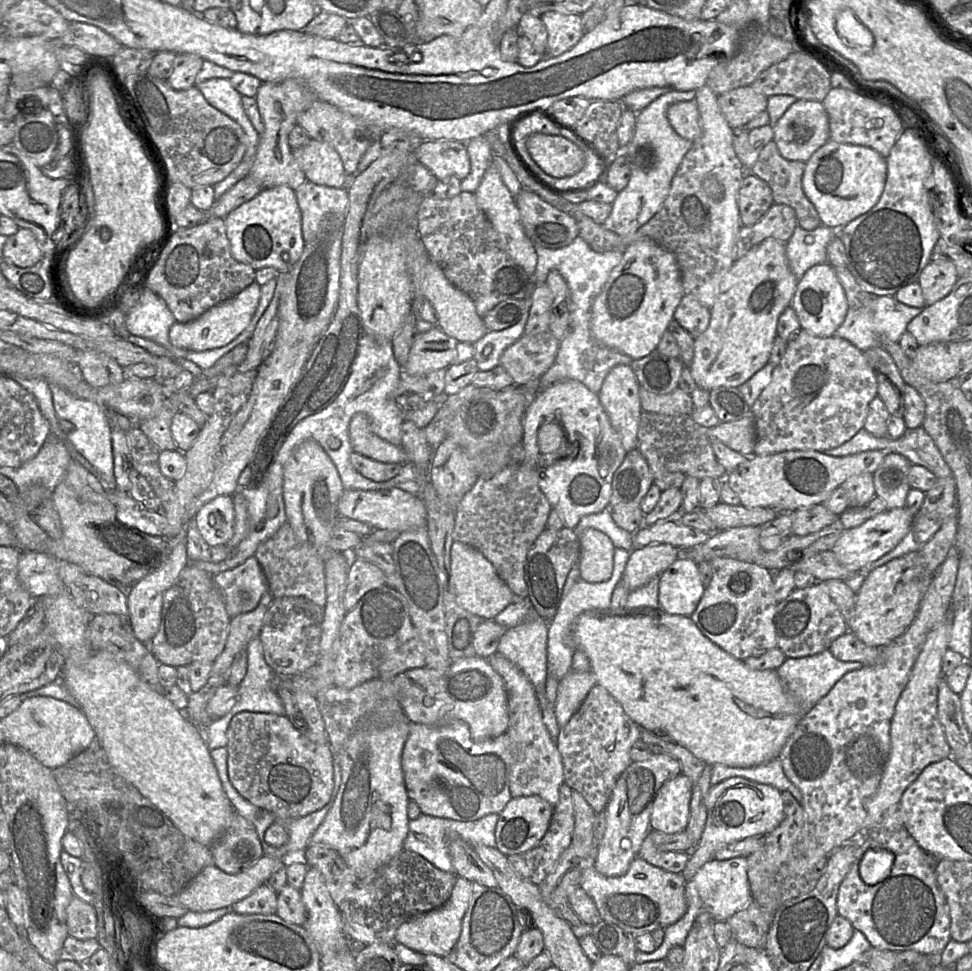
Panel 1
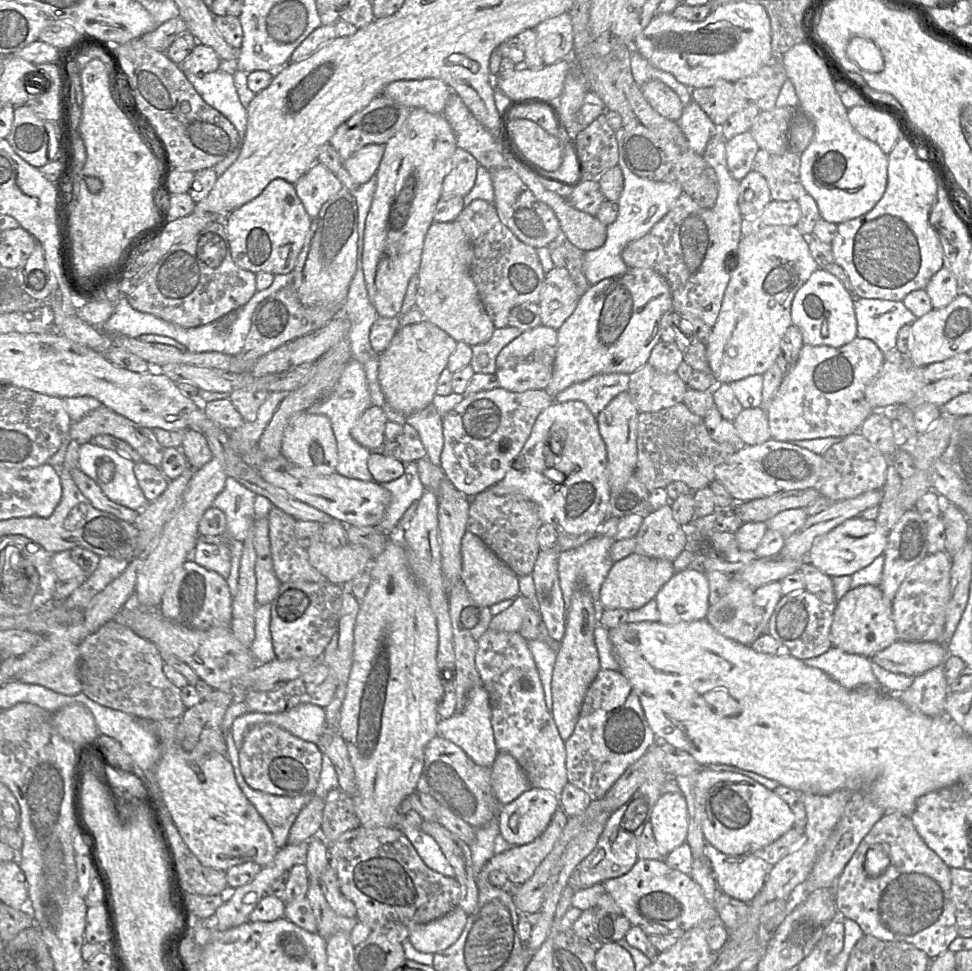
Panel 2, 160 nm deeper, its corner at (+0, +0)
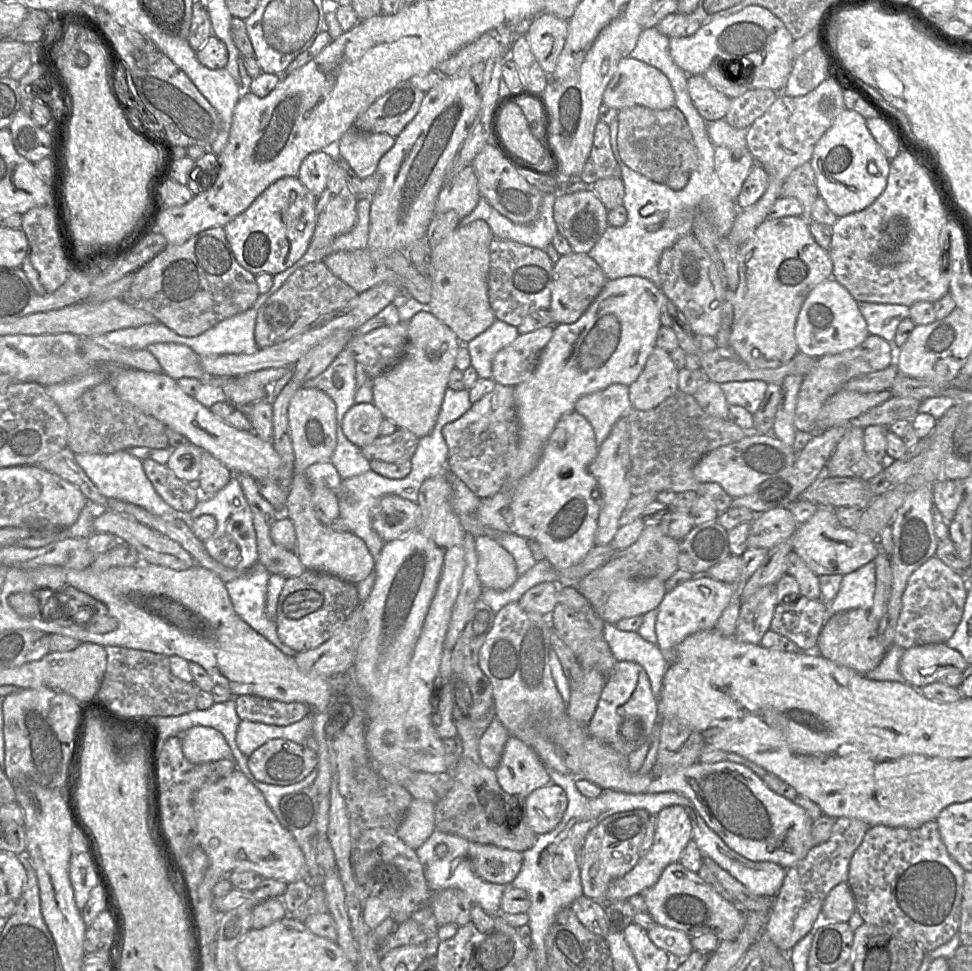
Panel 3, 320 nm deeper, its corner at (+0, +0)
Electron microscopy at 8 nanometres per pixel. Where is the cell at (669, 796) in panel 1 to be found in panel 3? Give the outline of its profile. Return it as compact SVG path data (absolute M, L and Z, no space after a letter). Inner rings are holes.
M680 805L663 808L656 814L656 829L649 852L640 858L638 863L628 873L609 884L603 904L627 900L631 896L641 894L655 885L668 865L679 863L682 852L691 840L692 824L685 809Z

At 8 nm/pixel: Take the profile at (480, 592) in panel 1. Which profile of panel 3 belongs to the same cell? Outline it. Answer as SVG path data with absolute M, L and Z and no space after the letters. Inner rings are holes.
M482 535L475 538L478 557L477 573L483 587L506 590L518 579L514 557L494 538Z

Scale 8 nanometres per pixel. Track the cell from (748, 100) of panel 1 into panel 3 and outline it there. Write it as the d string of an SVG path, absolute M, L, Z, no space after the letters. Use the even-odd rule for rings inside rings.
M688 75L688 92L706 122L725 118L731 98L713 87L703 75Z

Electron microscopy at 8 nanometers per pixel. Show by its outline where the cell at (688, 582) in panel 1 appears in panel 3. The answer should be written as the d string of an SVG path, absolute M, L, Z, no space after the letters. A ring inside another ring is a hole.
M747 548L741 555L742 572L736 582L726 583L715 580L708 575L697 575L665 594L657 608L655 631L657 646L668 664L676 660L677 646L686 637L715 628L724 609L739 594L742 585L759 568L767 553L768 550L764 548Z

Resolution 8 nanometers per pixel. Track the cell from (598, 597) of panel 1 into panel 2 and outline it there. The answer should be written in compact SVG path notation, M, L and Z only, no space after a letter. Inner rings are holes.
M596 534L583 545L560 552L558 558L558 574L567 612L569 610L571 598L577 584L580 581L583 581L591 594L597 614L598 625L600 625L600 616L605 610L600 601L600 590L614 564L613 560L611 559L610 550L615 541L615 538L610 538L603 534Z

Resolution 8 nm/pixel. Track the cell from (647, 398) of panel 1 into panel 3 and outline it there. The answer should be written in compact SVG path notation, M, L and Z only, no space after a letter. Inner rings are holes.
M655 346L638 378L629 385L634 410L650 410L678 390L678 373L670 353Z

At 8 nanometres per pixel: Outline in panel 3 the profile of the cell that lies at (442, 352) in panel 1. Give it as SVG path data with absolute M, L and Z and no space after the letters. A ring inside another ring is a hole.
M428 310L418 312L408 321L408 335L409 343L402 360L373 380L373 403L385 419L422 438L435 426L461 343L456 334Z

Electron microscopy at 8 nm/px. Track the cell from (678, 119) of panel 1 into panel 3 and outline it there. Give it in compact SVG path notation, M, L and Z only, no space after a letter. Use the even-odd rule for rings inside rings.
M629 56L619 61L617 70L603 93L602 102L617 111L636 105L664 110L675 106L675 94L670 81L660 70Z

